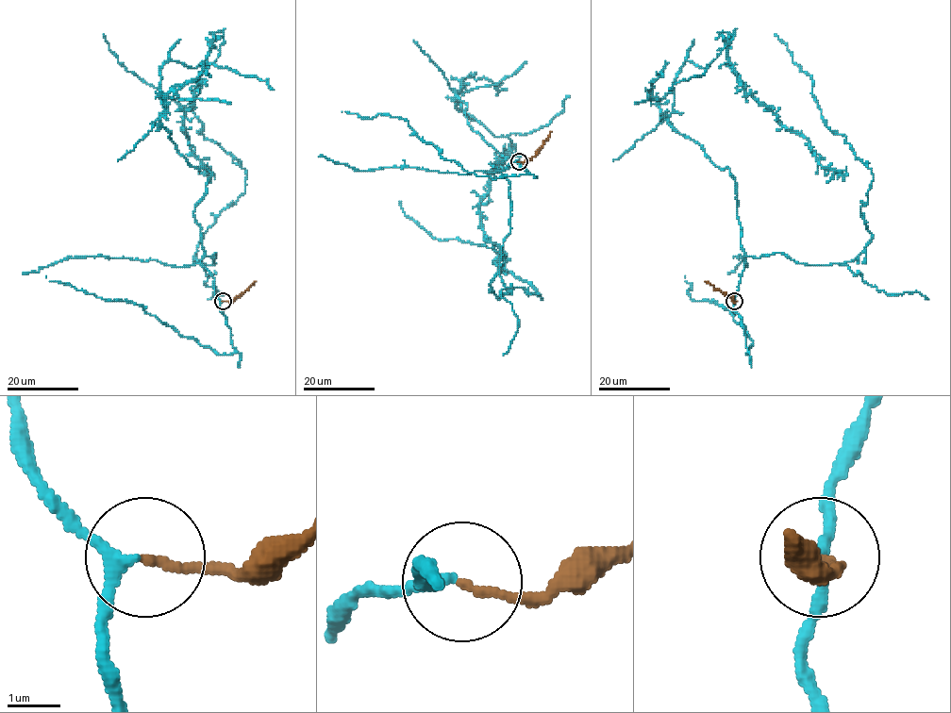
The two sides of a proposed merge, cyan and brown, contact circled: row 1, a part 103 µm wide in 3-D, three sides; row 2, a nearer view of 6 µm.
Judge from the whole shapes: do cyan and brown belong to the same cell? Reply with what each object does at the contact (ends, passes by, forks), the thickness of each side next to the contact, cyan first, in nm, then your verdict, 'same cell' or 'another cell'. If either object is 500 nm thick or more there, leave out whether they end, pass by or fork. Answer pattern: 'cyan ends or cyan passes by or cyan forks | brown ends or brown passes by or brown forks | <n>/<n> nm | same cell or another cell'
cyan passes by | brown ends | 200/150 nm | same cell

